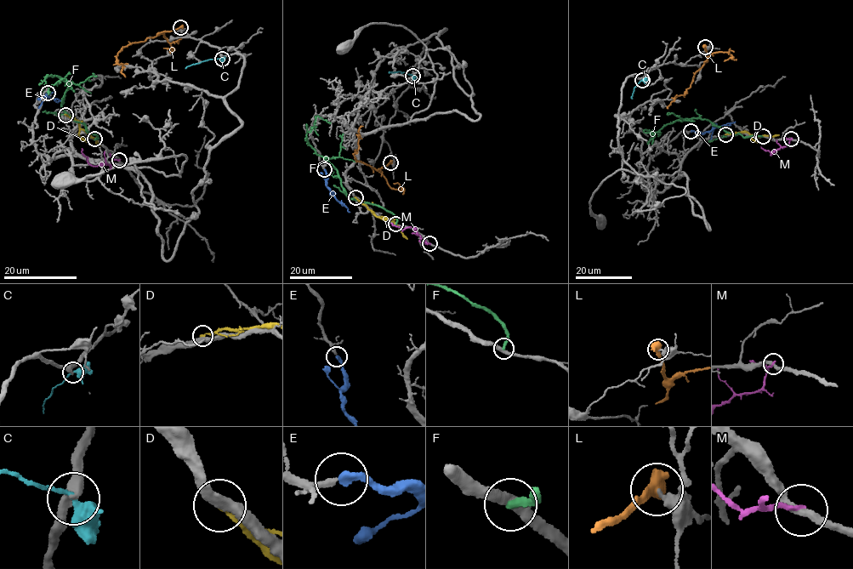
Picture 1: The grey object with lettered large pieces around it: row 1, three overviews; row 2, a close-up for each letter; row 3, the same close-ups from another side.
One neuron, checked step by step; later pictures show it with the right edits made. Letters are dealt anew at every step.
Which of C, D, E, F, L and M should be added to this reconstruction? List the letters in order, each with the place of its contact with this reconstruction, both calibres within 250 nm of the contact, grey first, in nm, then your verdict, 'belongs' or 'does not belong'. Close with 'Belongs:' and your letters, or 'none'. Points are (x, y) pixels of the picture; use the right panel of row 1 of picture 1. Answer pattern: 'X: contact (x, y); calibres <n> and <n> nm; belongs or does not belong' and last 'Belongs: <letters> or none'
C: contact (642, 80); calibres 320 and 300 nm; belongs
D: contact (725, 134); calibres 360 and 160 nm; does not belong
E: contact (690, 131); calibres 240 and 320 nm; belongs
F: contact (763, 136); calibres 380 and 280 nm; does not belong
L: contact (705, 47); calibres 320 and 600 nm; does not belong
M: contact (791, 139); calibres 280 and 200 nm; does not belong
Belongs: C, E

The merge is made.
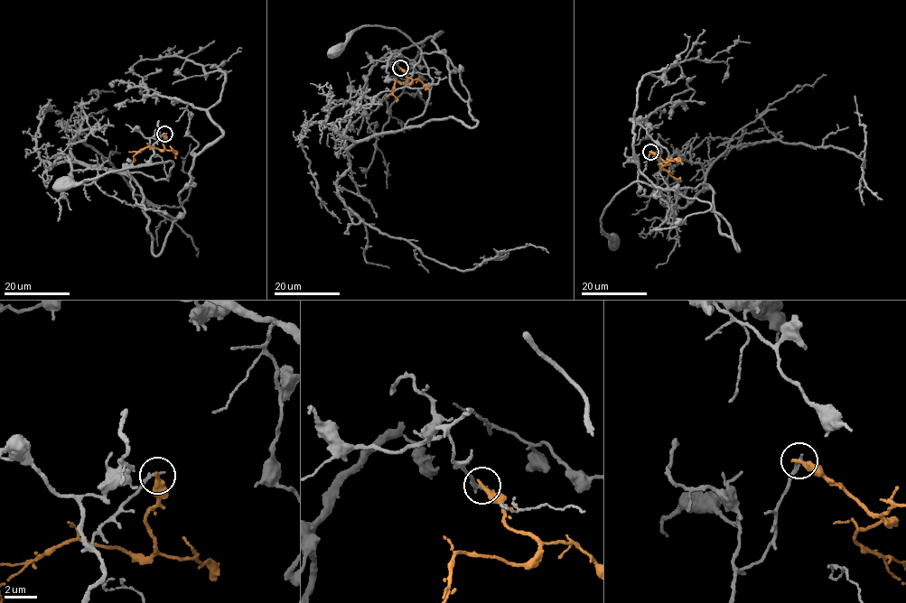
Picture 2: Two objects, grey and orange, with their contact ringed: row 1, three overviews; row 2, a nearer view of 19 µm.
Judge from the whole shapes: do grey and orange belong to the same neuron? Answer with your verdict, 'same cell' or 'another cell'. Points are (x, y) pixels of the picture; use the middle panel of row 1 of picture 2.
another cell

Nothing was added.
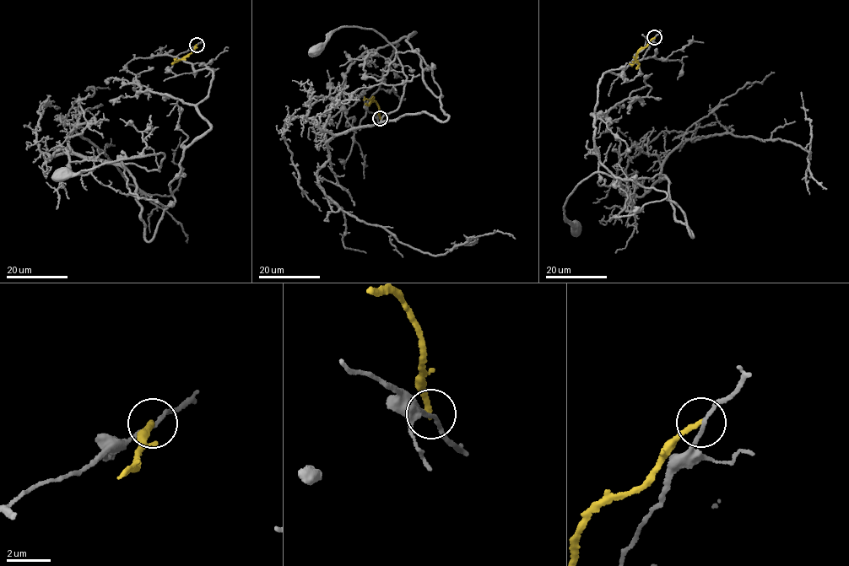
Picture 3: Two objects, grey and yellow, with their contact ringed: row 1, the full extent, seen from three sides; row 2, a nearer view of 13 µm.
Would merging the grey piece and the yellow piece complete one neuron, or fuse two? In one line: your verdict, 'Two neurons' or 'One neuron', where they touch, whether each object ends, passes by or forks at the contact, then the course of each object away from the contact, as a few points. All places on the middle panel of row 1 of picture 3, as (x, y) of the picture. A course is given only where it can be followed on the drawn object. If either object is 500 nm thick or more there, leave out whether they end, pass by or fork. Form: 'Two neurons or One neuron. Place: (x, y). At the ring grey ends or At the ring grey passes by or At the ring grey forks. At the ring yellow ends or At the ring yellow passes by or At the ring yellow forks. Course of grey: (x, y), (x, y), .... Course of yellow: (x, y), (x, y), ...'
Two neurons. Place: (380, 118). At the ring grey passes by. At the ring yellow ends. Course of grey: (380, 118), (369, 98), (413, 31), (444, 121), (381, 121), (407, 78), (373, 29), (336, 29), (316, 51). Course of yellow: (380, 118), (375, 102), (365, 104)

